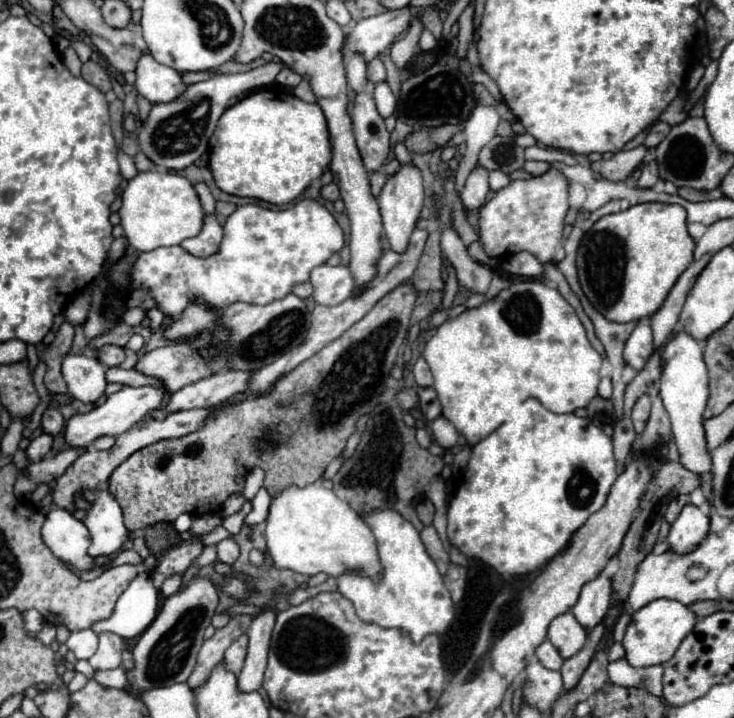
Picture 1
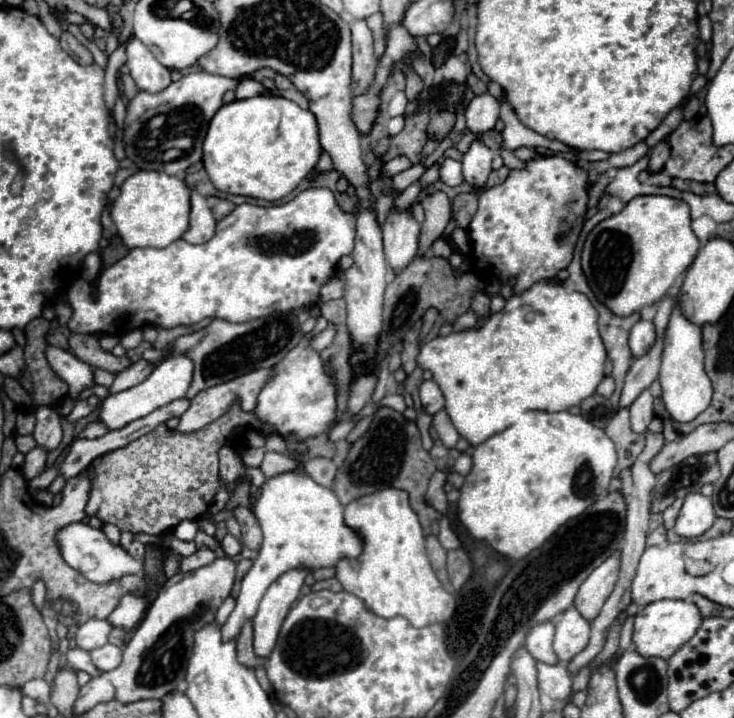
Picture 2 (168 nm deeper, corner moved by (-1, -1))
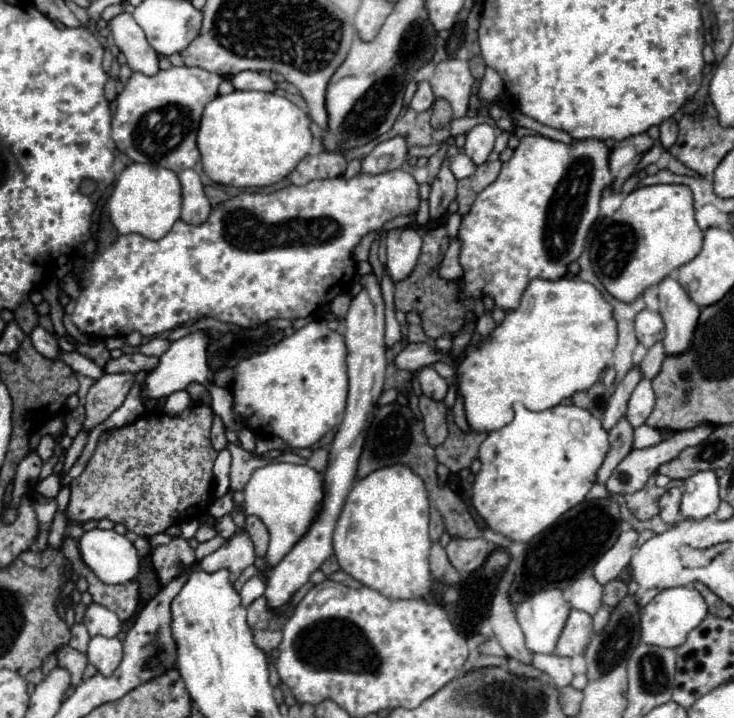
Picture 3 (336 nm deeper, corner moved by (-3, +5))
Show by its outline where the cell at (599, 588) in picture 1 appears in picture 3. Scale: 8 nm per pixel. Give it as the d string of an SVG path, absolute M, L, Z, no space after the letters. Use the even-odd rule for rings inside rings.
M628 530L622 532L616 540L616 544L594 564L592 568L592 576L606 586L608 582L616 580L618 574L622 572L622 568L626 568L630 564L632 552L636 548L636 540L638 540L638 532L636 530Z

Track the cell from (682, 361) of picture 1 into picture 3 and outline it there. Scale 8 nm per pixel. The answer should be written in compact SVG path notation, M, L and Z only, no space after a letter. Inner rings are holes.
M664 278L658 284L658 298L660 314L666 324L666 334L662 340L664 350L684 352L684 348L688 348L688 340L692 340L692 328L696 328L700 308L688 298L674 278Z

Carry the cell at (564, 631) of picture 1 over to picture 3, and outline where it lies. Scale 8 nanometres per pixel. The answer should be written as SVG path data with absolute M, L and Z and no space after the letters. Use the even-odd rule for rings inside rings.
M570 604L570 616L566 620L566 626L552 654L570 658L570 670L573 670L574 678L578 674L586 676L587 664L584 648L588 646L590 640L592 640L592 616L582 610L572 608Z

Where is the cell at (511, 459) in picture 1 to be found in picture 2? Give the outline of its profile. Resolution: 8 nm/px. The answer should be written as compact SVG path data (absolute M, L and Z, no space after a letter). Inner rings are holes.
M526 412L522 420L476 446L472 460L474 466L460 490L458 516L476 540L486 540L496 552L510 560L518 560L530 550L540 548L558 526L582 514L600 494L606 492L616 466L616 450L606 432L584 420L580 414Z

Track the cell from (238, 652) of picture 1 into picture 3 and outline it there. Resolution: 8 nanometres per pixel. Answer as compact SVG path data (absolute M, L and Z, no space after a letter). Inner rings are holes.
M258 598L248 606L248 624L254 636L254 644L262 652L270 654L272 650L276 650L276 646L282 640L282 626L286 622L286 616L288 612L284 616L278 616L276 612L272 612L266 606L264 598Z

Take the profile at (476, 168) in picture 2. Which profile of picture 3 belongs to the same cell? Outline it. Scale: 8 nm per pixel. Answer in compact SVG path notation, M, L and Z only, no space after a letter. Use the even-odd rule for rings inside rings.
M478 124L466 134L466 144L464 144L464 154L470 156L470 160L480 166L488 160L496 140L496 128L488 124Z

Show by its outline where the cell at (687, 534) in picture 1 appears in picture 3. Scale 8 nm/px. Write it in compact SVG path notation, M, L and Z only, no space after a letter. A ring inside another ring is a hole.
M712 470L698 472L684 480L684 496L680 504L680 512L684 518L702 520L718 510L718 480Z

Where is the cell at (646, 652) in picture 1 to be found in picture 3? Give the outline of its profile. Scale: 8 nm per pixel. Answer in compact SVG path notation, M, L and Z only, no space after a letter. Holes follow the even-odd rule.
M668 588L660 590L652 602L648 602L640 610L640 638L644 644L660 646L660 648L678 648L684 644L688 632L696 628L706 618L706 602L694 588Z

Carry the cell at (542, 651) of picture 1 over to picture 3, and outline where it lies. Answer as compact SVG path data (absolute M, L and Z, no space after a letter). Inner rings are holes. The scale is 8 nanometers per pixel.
M540 590L516 606L516 620L526 636L526 646L536 654L552 654L570 614L562 590Z

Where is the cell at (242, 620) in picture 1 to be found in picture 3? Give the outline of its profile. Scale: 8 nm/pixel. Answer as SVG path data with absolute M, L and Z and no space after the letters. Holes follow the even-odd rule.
M270 462L258 470L254 470L250 482L244 488L244 514L258 516L268 532L270 532L270 544L266 552L266 564L268 568L260 570L262 576L252 576L242 592L242 606L250 606L254 600L264 596L264 576L270 574L270 570L294 548L294 544L308 532L312 526L312 520L316 520L320 512L320 504L324 504L324 478L310 466L300 464L286 464L286 462Z

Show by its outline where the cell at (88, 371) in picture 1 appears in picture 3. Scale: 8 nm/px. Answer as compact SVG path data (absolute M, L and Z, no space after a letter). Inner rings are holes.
M36 326L34 332L32 332L32 344L34 344L34 348L36 348L42 356L48 356L50 360L58 358L60 352L62 352L60 346L58 346L58 338L56 338L54 334L46 332L46 330L40 328L40 326Z

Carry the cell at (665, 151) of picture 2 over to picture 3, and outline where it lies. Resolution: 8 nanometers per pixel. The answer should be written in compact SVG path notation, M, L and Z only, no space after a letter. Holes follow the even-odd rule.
M664 120L664 122L660 124L660 144L668 150L668 148L676 142L676 136L678 136L678 126L676 126L676 122Z

